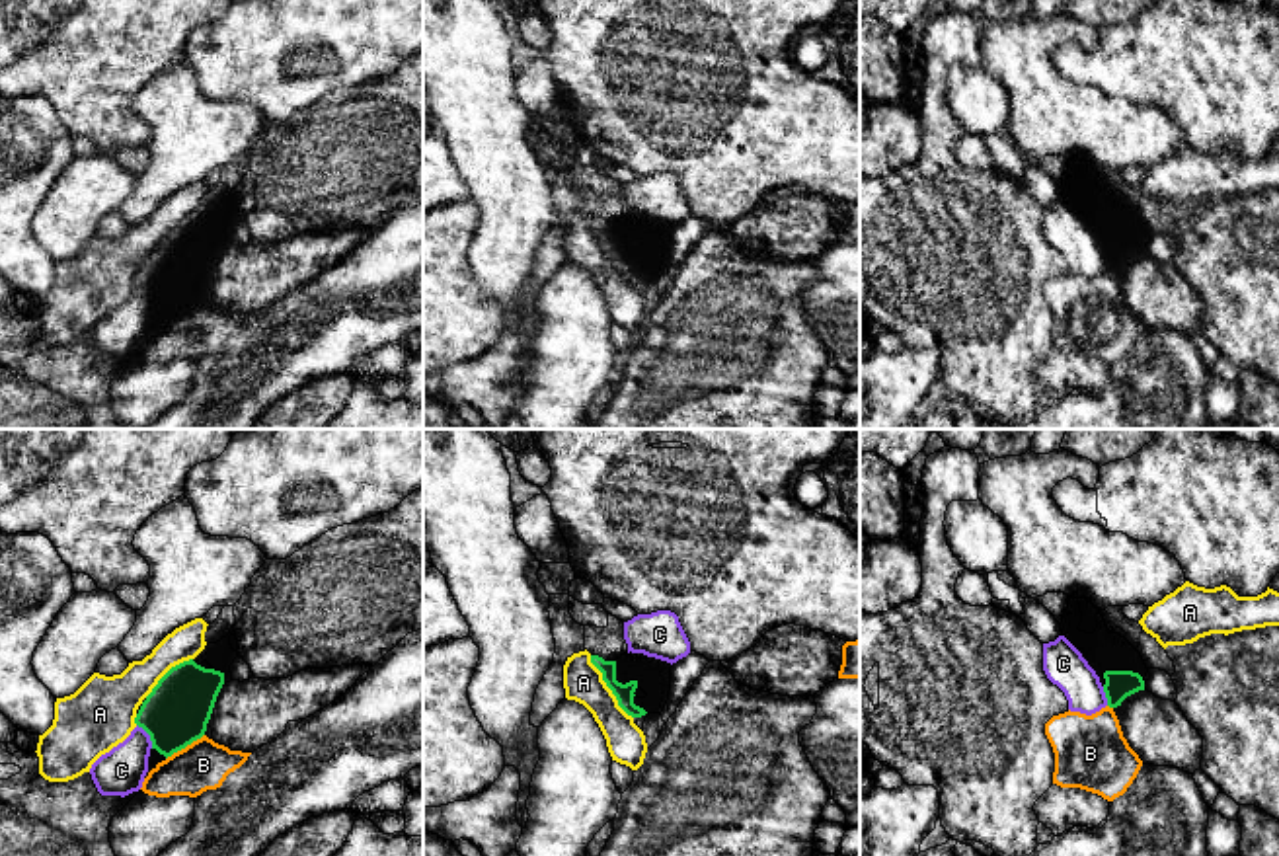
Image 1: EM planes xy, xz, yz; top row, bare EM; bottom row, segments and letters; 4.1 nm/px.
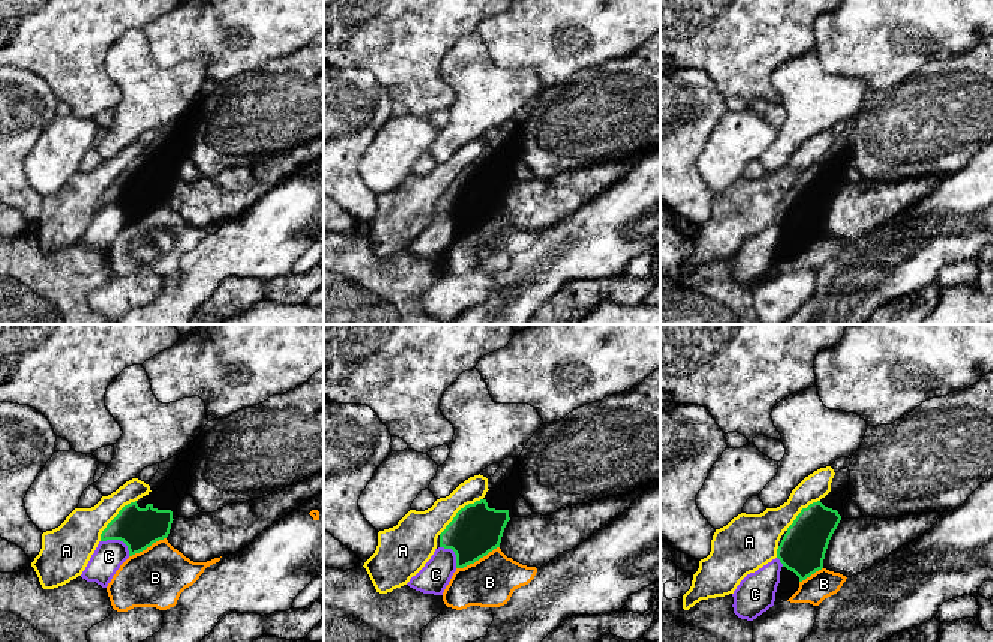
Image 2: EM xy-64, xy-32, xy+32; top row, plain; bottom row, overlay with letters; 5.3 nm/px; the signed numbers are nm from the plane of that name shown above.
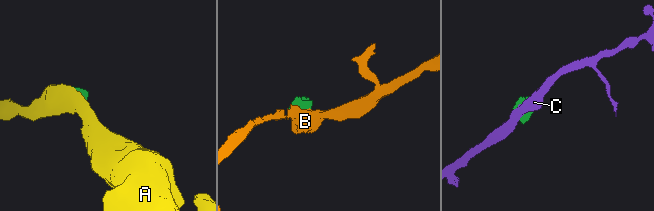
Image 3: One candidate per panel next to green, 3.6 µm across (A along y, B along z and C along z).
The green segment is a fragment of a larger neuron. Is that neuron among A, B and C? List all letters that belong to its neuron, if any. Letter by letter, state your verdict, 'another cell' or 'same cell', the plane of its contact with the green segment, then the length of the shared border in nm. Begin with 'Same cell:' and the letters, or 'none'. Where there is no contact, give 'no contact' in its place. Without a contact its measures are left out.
Same cell: none
A: another cell | xz | 320 nm
B: another cell | xy | 190 nm
C: another cell | xy | 120 nm

